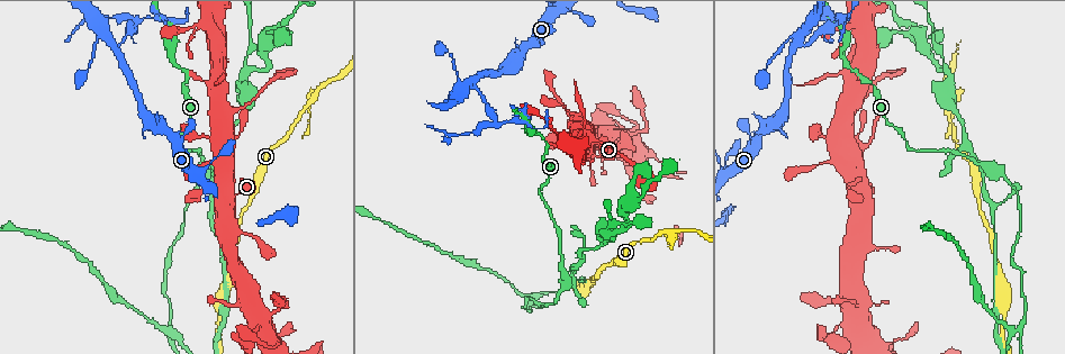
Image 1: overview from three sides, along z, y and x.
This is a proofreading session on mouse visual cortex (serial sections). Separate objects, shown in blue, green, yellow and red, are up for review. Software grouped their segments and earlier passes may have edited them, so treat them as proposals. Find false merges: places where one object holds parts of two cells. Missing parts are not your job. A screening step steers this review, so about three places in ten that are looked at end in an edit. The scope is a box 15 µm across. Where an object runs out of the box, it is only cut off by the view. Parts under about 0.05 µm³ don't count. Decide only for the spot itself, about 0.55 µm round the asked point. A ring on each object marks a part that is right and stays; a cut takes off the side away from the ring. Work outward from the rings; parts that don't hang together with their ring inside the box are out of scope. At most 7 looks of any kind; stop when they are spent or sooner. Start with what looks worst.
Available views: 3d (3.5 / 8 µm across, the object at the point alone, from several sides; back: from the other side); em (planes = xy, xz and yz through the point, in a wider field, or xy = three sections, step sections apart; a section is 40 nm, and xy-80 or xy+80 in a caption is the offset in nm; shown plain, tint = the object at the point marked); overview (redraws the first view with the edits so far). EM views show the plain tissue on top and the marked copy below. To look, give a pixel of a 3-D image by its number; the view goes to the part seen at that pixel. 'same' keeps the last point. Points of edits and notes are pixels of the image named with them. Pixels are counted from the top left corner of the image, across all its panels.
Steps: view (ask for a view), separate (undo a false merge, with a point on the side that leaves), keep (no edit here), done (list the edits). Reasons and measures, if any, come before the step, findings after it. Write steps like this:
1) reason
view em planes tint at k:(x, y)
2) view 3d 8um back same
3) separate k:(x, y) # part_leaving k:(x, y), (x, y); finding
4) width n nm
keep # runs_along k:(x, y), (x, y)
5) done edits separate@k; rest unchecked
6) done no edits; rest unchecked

looks like a crossing
view 3d 3.5um back at 1:(172, 332)

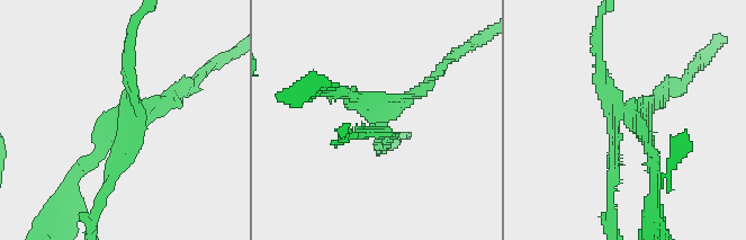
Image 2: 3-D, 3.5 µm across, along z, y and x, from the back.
need the tissue
view em planes tint at 2:(124, 113)

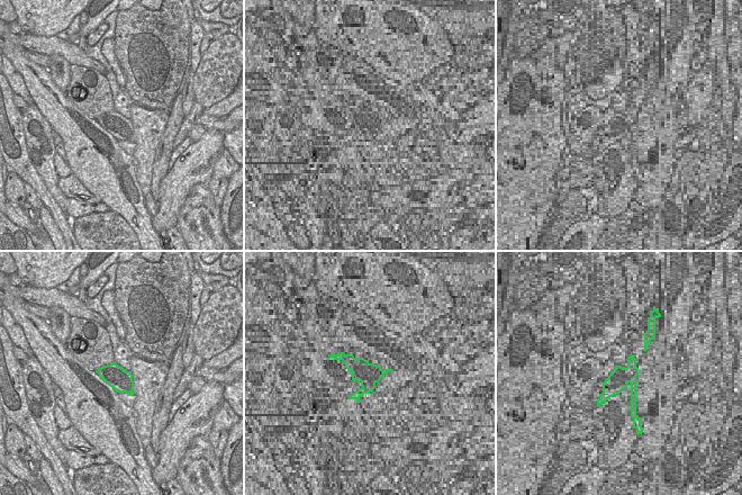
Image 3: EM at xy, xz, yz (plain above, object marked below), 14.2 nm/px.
width 320 nm
separate 2:(158, 114) # part_leaving 2:(377, 124), (447, 63); two cells meet here

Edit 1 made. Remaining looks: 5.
view overview

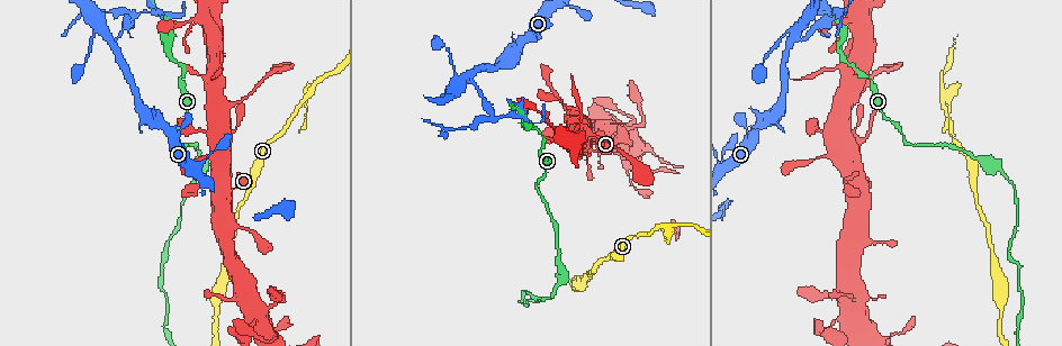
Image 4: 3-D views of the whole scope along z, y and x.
branch point
view 3d 8um back at 4:(945, 91)

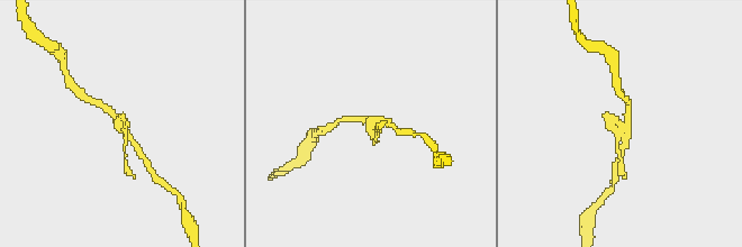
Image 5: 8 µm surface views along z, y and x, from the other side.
view em xy step 3 tint at 5:(624, 124)

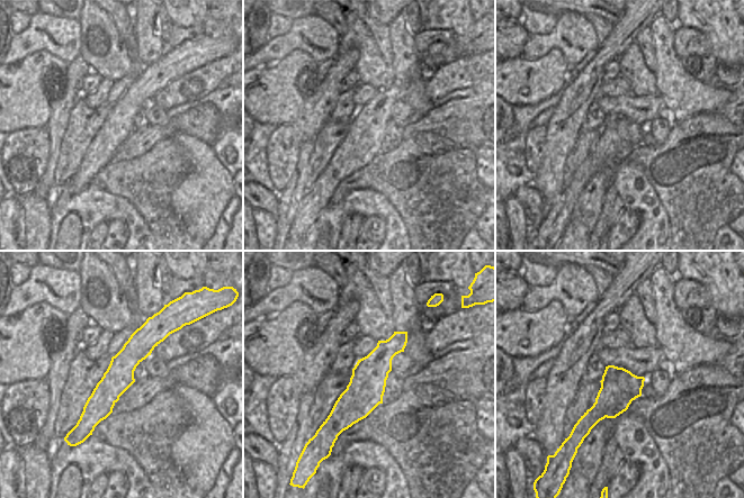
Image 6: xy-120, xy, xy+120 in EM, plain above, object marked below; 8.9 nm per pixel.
separate 5:(123, 116) # two cells meet here

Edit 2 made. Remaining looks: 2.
three-way junction
view 3d 3.5um at 4:(111, 39)

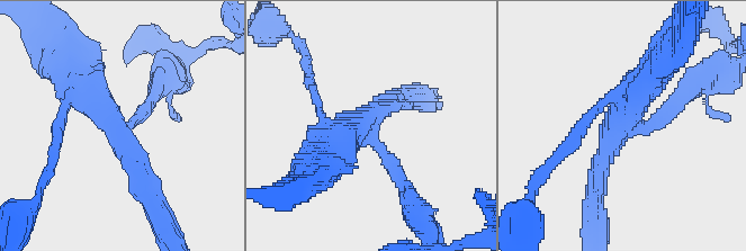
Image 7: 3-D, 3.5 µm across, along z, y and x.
arms 3; arm_widths 150, 250, 450 nm
view em xy step 1 tint at 7:(112, 129)

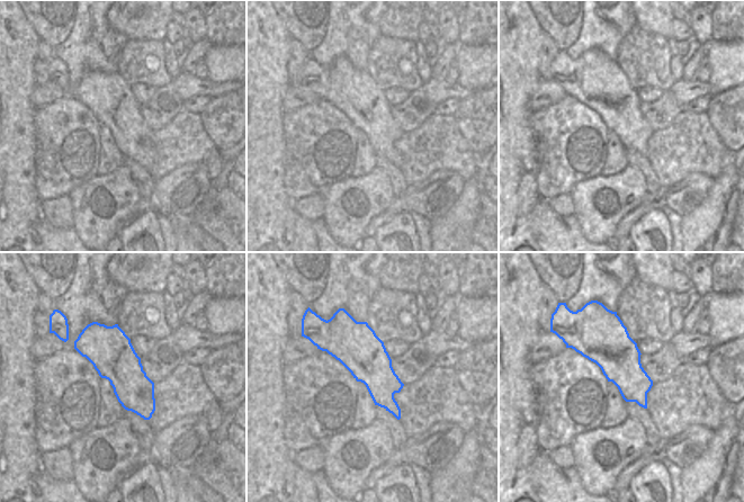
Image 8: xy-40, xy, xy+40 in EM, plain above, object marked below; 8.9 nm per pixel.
keep # runs_along 7:(145, 191), (79, 73); one cell here

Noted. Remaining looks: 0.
done edits separate@2, separate@5; rest unchecked

